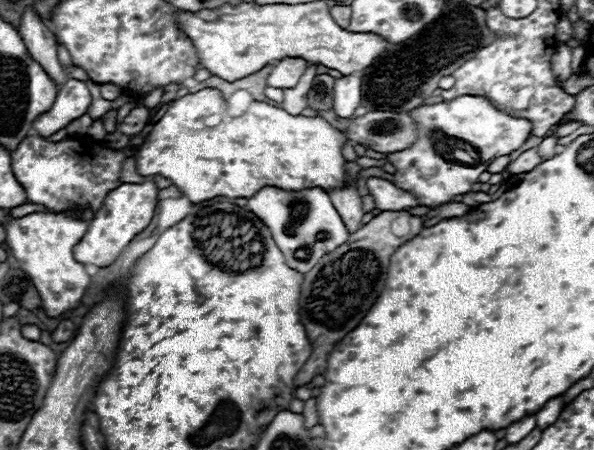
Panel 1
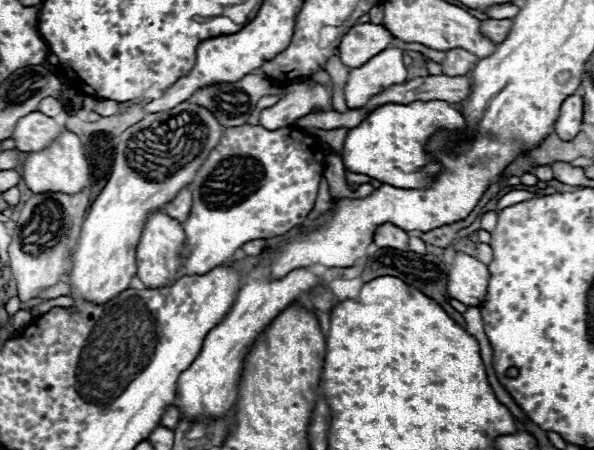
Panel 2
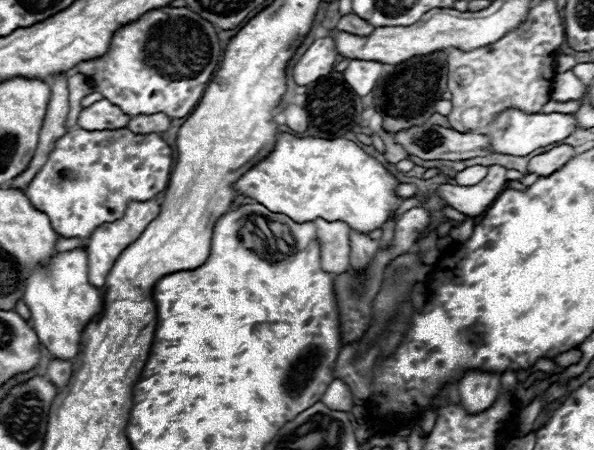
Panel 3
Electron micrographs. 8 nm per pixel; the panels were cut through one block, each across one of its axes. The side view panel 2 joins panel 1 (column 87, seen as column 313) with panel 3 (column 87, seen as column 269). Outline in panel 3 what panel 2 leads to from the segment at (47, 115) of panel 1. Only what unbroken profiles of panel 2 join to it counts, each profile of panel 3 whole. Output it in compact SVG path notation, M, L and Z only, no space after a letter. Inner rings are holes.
M98 100L92 106L84 108L78 116L78 126L86 130L118 130L128 124L130 116L124 114L118 106L108 100Z

